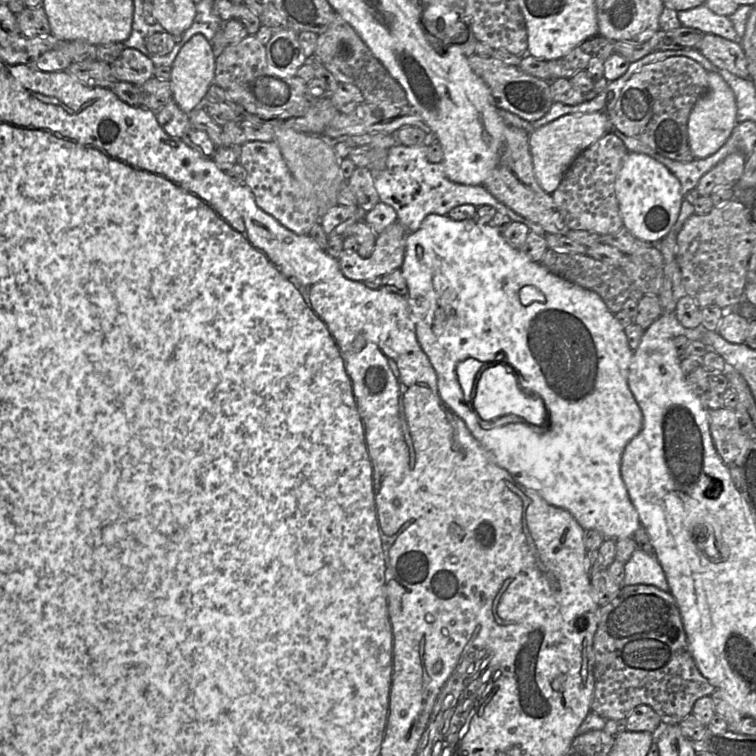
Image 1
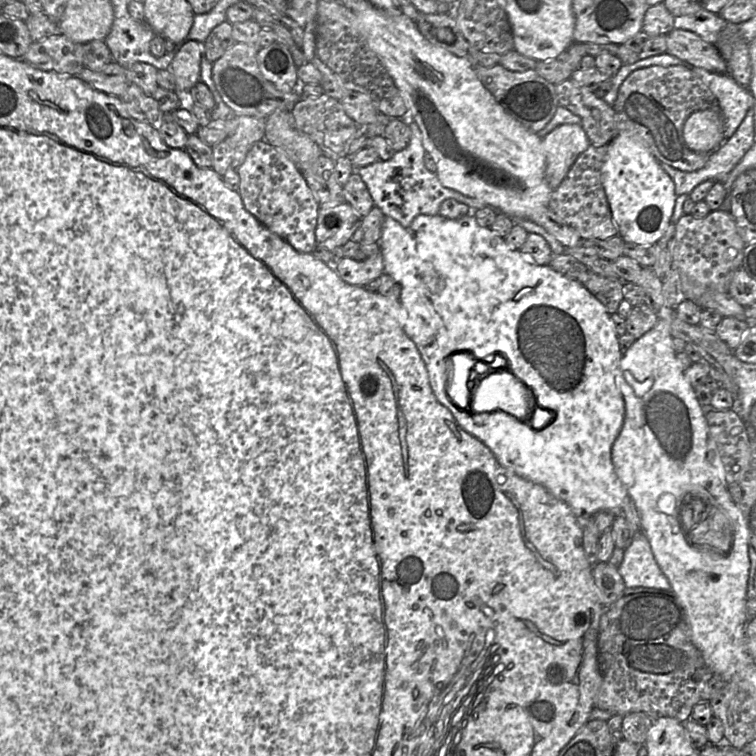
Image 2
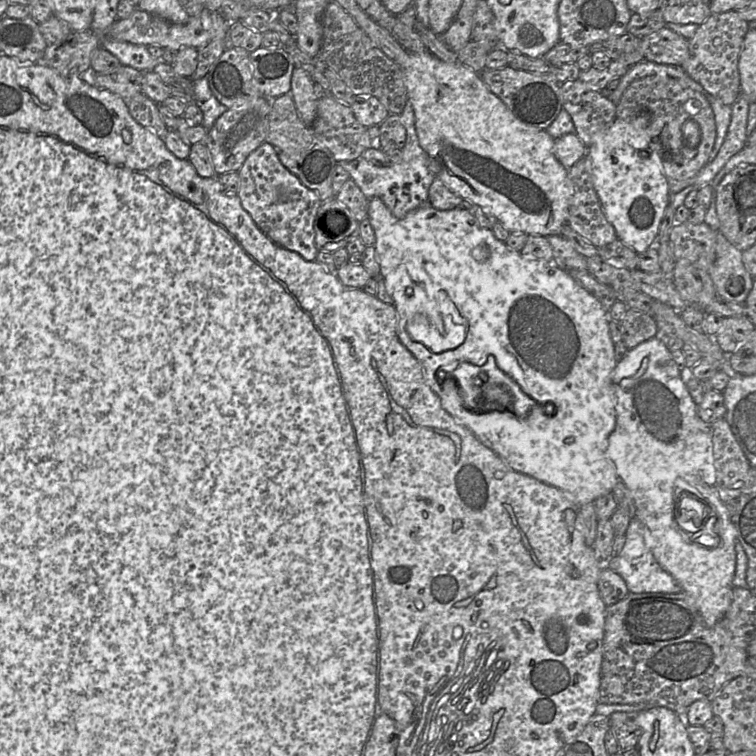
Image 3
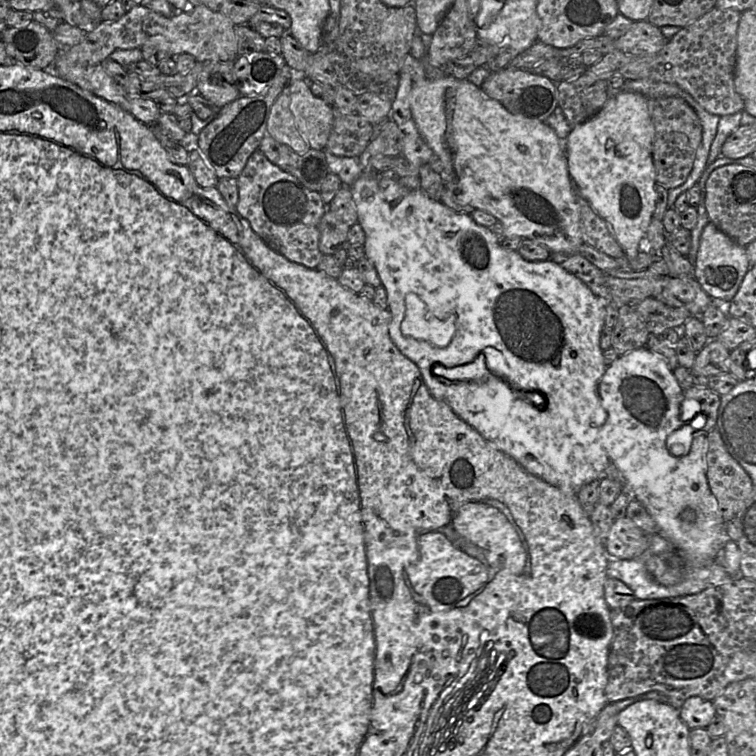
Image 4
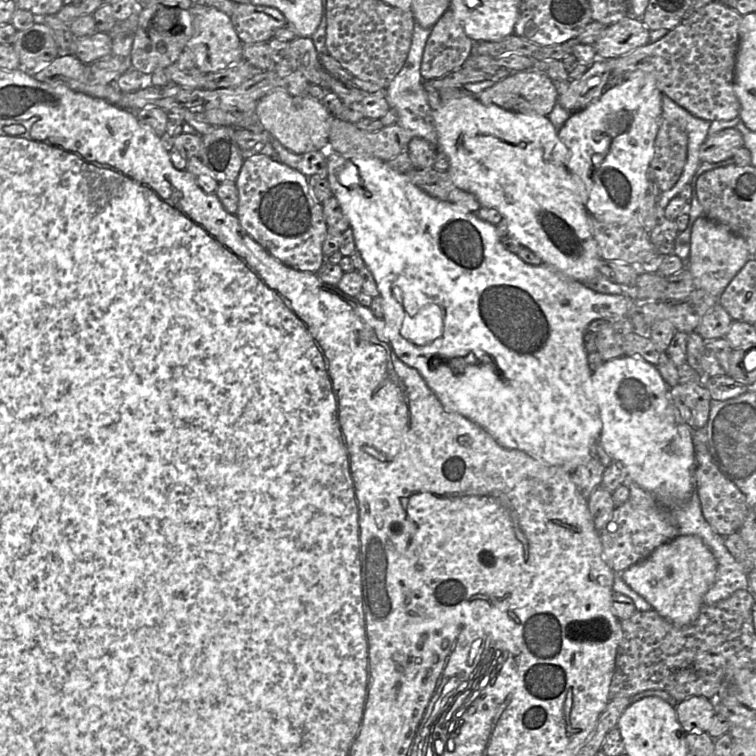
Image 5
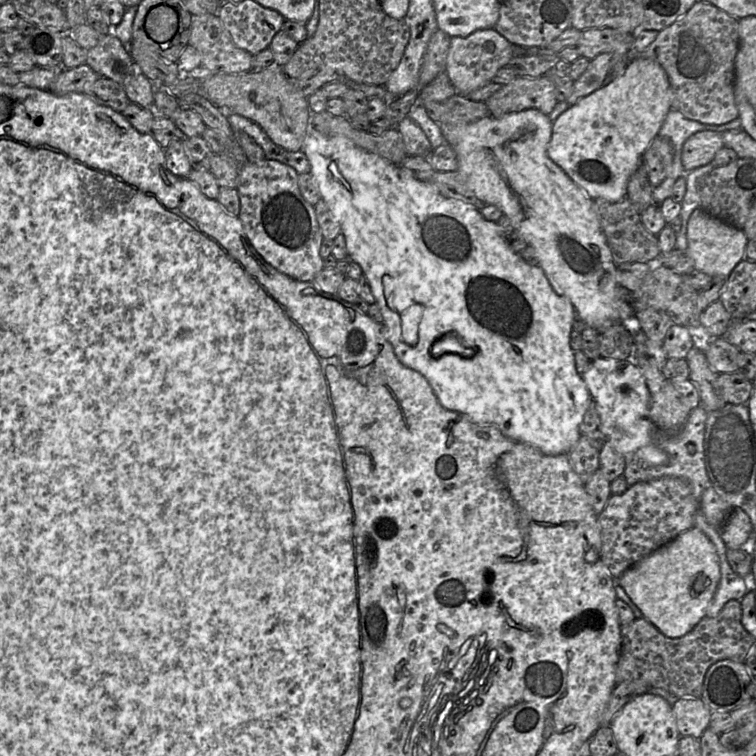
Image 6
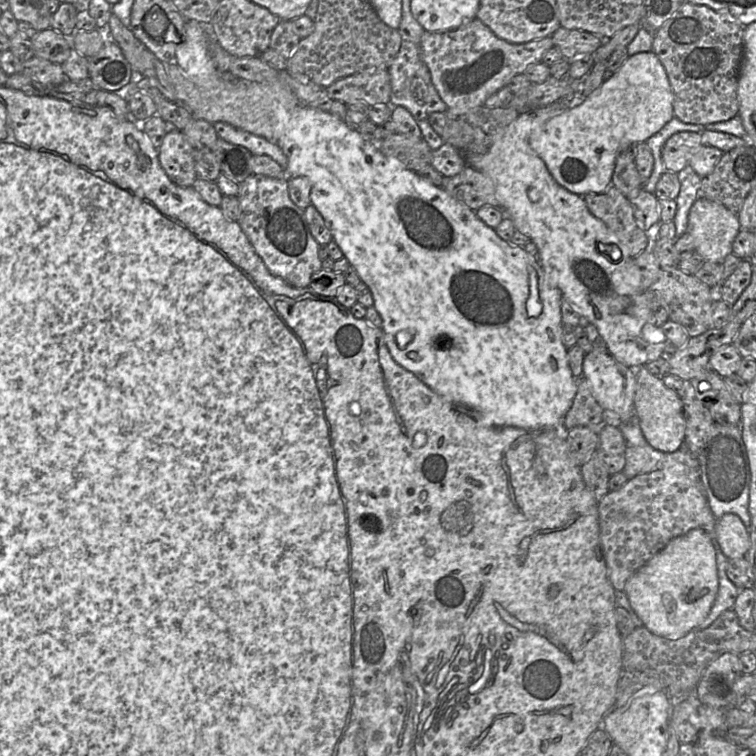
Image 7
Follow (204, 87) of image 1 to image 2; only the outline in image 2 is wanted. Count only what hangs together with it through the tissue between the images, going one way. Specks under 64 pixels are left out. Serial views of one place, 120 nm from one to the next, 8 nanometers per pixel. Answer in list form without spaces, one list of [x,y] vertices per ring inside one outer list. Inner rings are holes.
[[[196,40],[186,41],[168,68],[175,78],[175,92],[181,100],[188,101],[189,91],[200,81],[202,46],[203,44]]]

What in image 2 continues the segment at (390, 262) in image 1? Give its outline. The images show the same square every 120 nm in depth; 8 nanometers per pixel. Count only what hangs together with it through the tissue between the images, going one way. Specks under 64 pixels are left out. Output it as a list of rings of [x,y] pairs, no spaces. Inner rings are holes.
[[[381,249],[378,253],[366,257],[364,261],[344,257],[333,267],[344,282],[355,286],[365,286],[384,273]]]

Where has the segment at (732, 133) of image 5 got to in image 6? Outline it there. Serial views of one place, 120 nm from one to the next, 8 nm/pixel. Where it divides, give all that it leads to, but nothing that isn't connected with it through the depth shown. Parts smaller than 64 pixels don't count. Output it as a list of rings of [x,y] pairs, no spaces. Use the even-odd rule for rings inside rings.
[[[700,131],[693,134],[682,147],[681,162],[684,170],[689,172],[711,163],[717,151],[723,147],[721,132]]]

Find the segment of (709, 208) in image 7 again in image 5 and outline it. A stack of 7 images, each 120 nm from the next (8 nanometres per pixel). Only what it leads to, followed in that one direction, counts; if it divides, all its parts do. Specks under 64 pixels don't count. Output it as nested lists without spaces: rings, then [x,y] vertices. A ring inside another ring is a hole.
[[[706,216],[695,220],[691,230],[687,269],[691,272],[697,288],[719,297],[749,258],[746,239]]]

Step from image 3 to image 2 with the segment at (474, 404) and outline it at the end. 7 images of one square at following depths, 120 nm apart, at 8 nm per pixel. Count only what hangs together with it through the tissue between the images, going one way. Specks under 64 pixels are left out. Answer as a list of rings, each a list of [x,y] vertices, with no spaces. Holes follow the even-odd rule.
[[[456,355],[450,366],[449,394],[461,408],[468,409],[473,400],[475,386],[490,375],[483,370],[485,364],[470,355]]]

